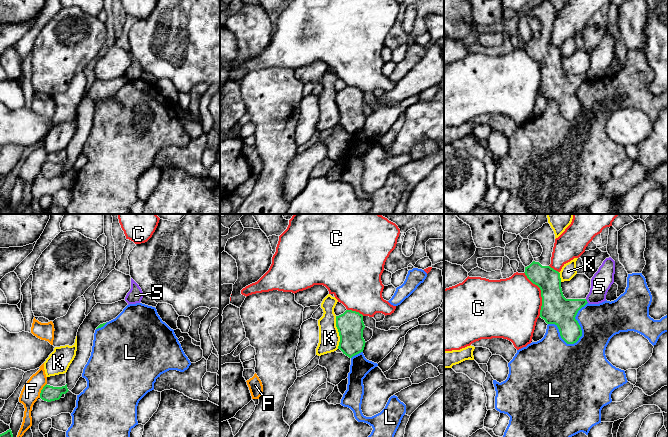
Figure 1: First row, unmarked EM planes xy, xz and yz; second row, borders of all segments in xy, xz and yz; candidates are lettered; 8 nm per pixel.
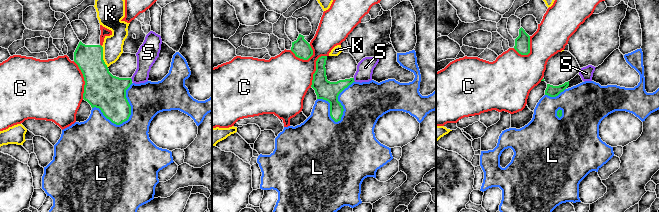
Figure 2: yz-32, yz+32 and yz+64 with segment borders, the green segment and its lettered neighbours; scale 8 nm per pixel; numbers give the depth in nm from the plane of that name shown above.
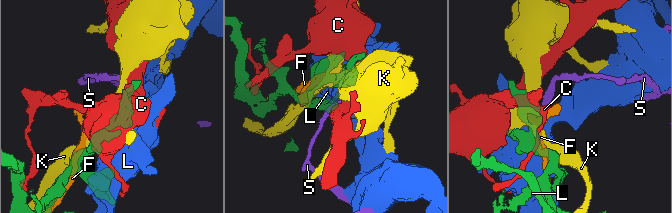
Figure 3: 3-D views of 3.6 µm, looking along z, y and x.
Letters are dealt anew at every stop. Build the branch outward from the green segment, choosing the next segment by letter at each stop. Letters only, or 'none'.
none

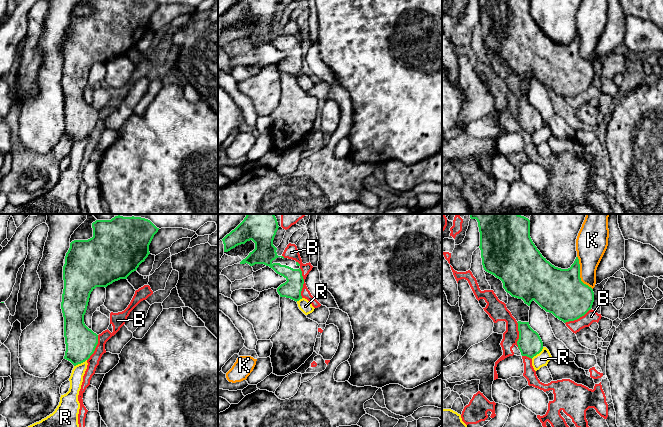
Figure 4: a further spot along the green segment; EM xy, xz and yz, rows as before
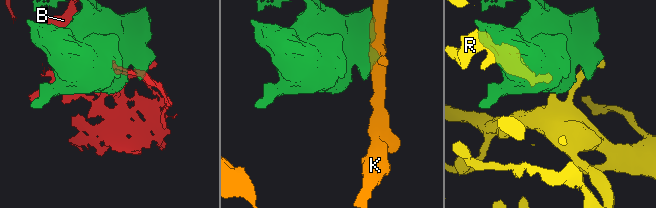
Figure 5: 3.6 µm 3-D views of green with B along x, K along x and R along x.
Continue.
R

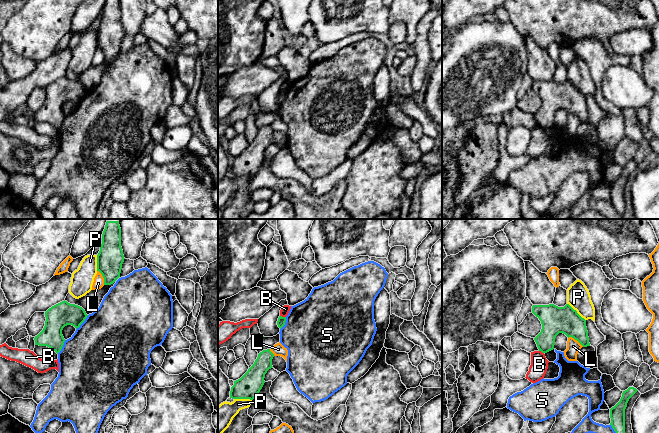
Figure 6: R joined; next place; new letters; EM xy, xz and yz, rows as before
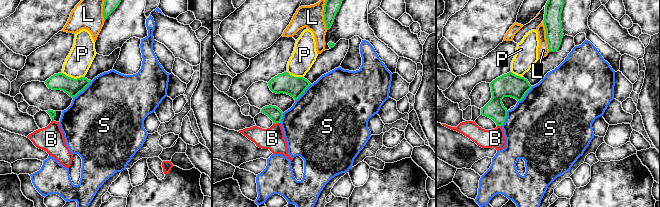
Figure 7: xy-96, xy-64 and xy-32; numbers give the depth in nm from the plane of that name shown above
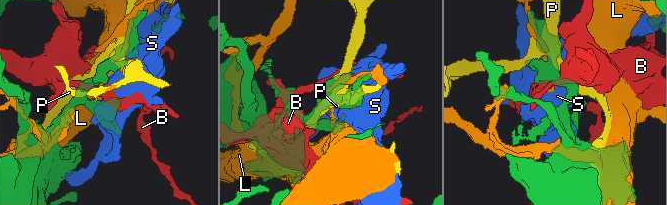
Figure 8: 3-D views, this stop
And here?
none

